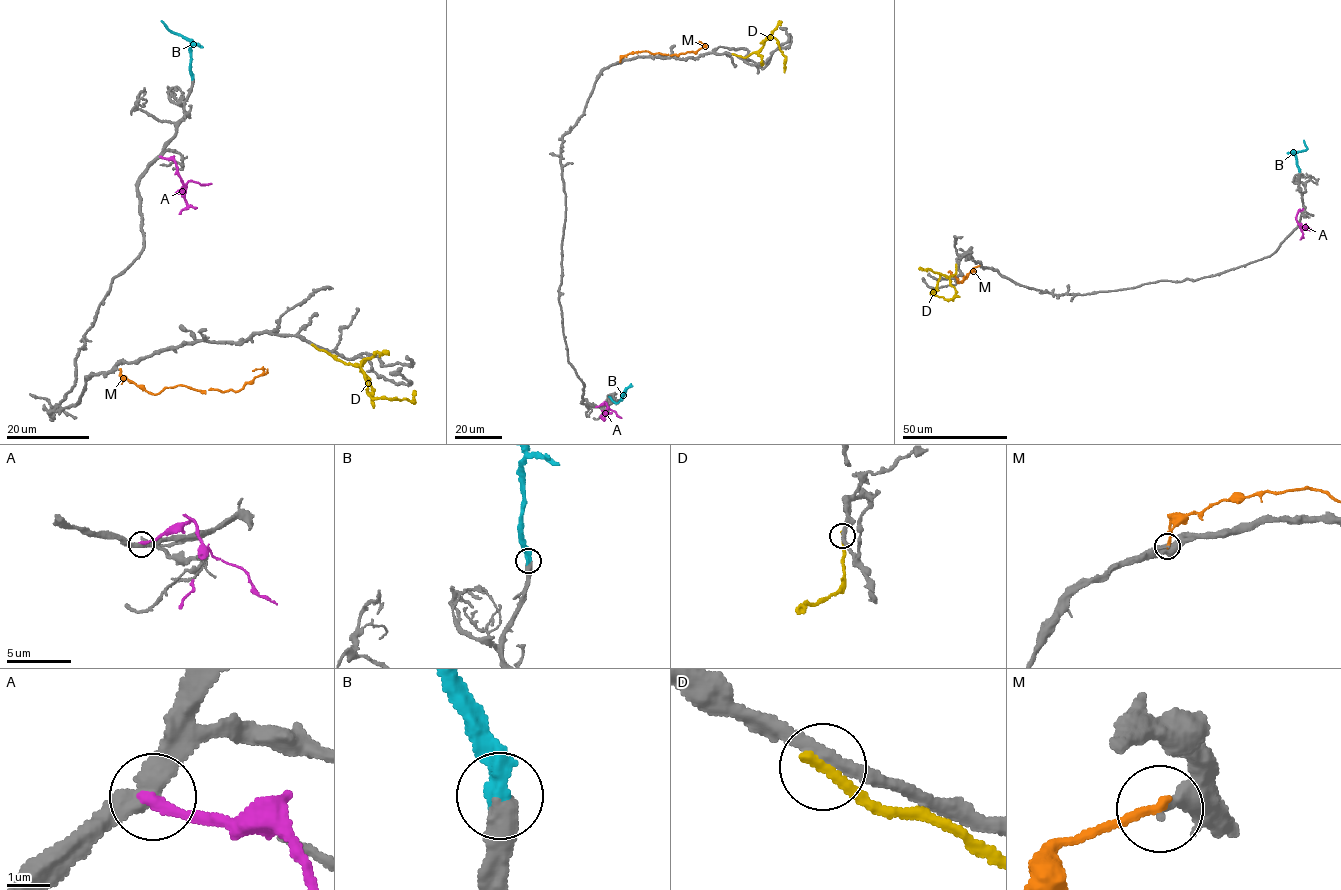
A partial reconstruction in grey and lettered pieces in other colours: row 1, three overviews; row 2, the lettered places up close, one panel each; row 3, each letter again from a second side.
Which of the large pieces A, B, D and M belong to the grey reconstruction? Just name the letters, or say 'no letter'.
B

